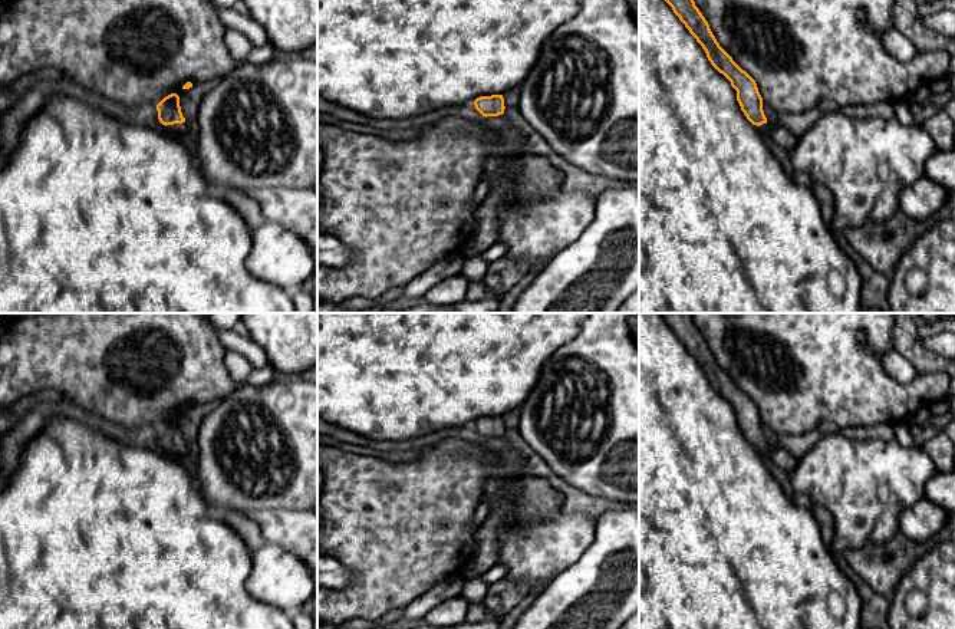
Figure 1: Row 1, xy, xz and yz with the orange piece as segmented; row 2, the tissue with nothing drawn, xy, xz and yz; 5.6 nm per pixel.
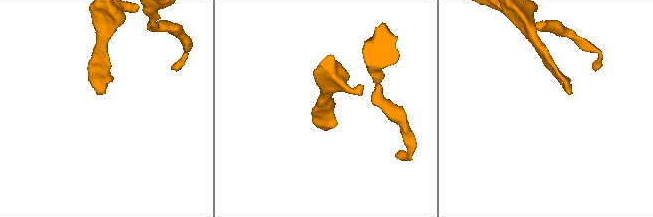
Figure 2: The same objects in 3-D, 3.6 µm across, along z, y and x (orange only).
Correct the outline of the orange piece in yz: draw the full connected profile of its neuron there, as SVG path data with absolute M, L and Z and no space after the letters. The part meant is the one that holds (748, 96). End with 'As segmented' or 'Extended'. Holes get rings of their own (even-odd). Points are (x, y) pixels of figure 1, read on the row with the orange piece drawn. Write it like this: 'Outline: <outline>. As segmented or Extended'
Outline: M665 0L697 39L707 53L711 65L722 73L737 90L737 101L747 119L757 125L761 134L768 134L783 149L791 152L797 138L778 124L770 125L763 111L763 98L755 80L742 70L732 57L719 46L712 34L708 22L695 6L694 0Z. Extended

